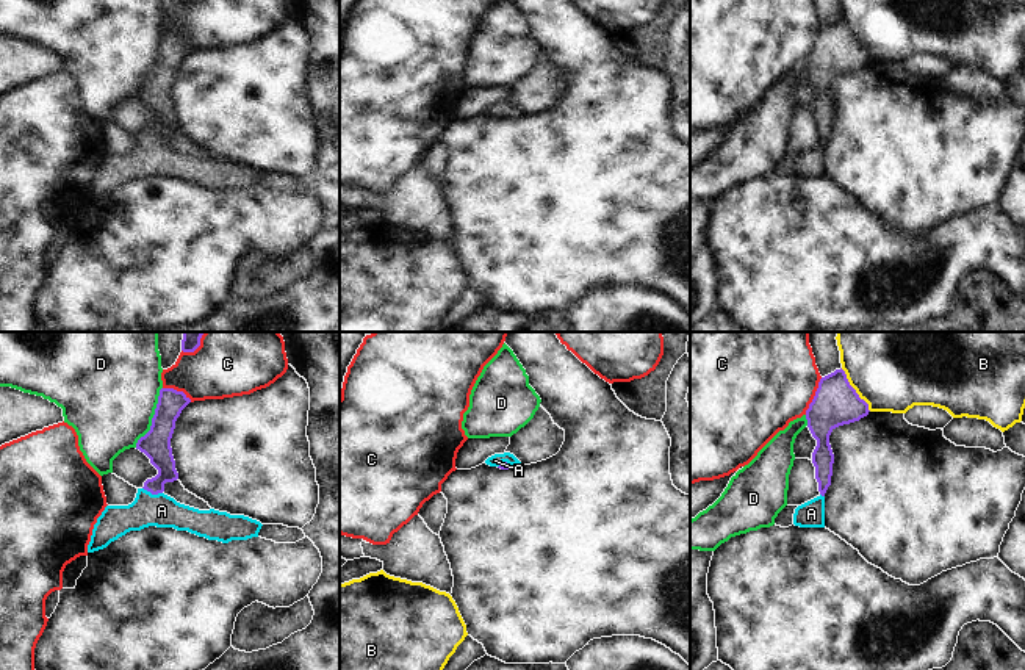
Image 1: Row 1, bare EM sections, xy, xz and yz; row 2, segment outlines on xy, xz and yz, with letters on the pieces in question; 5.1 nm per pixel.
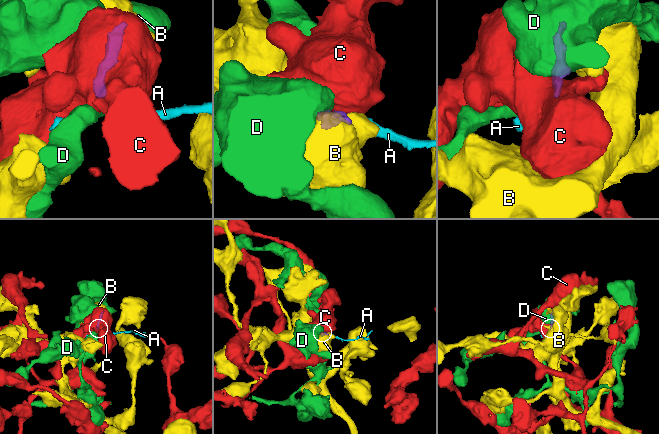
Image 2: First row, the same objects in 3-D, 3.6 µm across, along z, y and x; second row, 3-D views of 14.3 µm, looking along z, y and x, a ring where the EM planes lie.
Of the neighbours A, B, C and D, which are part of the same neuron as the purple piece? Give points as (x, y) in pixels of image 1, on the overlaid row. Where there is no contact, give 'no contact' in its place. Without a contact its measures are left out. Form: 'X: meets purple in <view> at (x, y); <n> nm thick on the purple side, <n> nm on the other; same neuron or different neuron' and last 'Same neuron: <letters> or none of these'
A: meets purple in xy at (152, 493); 150 nm thick on the purple side, 170 nm on the other; same neuron
B: meets purple in yz at (855, 390); 240 nm thick on the purple side, 500 nm on the other; different neuron
C: meets purple in yz at (814, 396); 240 nm thick on the purple side, 480 nm on the other; different neuron
D: meets purple in xy at (154, 417); 150 nm thick on the purple side, 480 nm on the other; different neuron
Same neuron: A

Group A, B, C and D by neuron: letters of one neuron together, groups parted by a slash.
A / B / C / D

